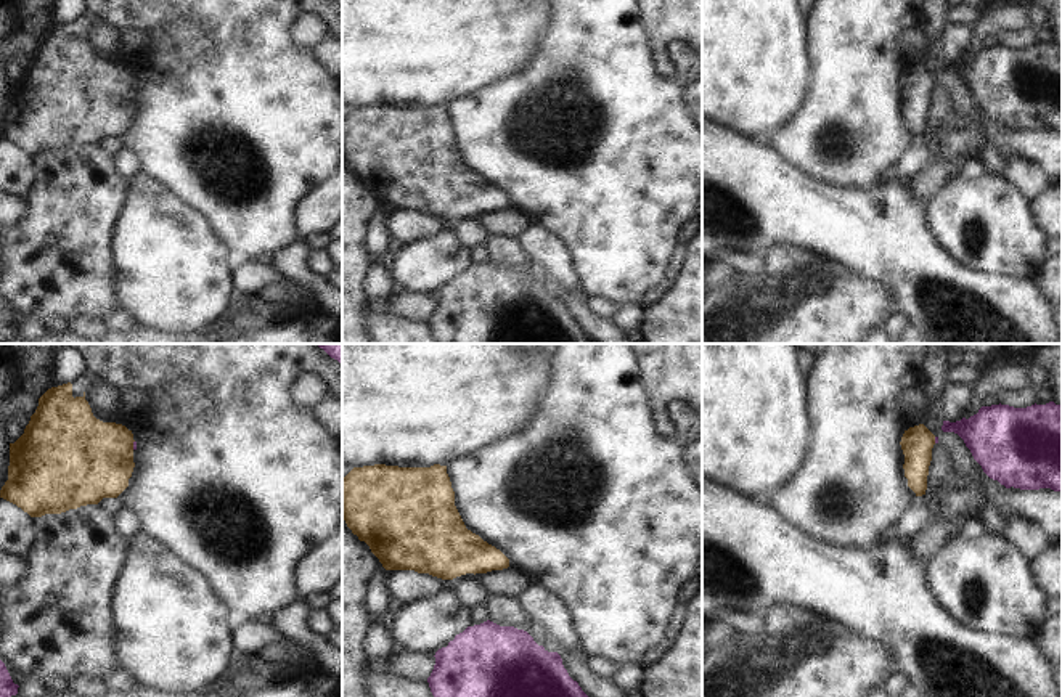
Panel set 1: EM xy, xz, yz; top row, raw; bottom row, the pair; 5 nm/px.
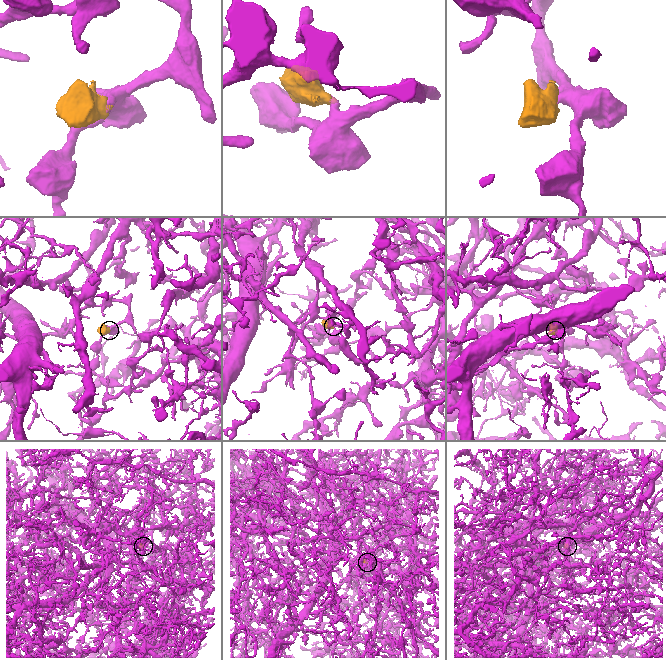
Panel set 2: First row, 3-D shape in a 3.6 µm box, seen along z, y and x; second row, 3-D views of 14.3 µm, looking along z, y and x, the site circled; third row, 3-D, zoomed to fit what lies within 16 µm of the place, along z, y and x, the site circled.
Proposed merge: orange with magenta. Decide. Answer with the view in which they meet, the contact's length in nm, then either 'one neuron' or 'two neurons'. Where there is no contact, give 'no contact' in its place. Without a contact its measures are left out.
xy | 50 nm | one neuron

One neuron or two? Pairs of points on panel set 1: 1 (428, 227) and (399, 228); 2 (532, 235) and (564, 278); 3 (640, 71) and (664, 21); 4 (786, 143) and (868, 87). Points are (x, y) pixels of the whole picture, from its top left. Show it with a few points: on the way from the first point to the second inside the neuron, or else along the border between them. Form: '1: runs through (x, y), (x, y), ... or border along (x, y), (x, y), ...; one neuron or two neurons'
1: runs through (421, 227), (405, 227); one neuron
2: runs through (540, 246), (558, 267); one neuron
3: border along (640, 16), (654, 68), (662, 77), (672, 79); two neurons
4: runs through (807, 135), (847, 101); one neuron

